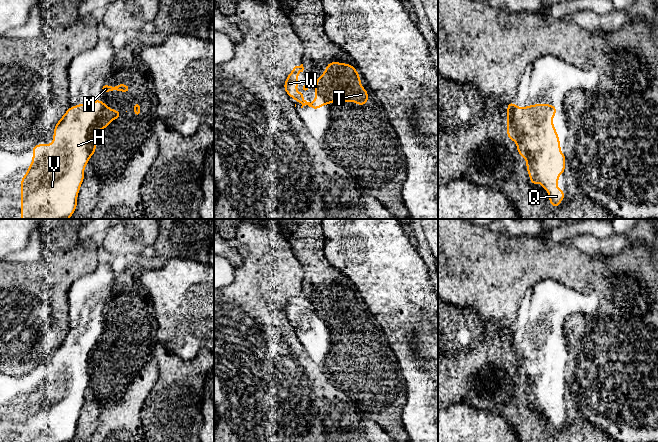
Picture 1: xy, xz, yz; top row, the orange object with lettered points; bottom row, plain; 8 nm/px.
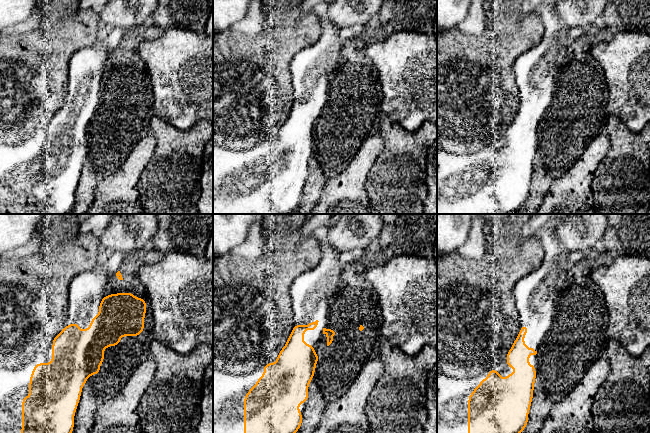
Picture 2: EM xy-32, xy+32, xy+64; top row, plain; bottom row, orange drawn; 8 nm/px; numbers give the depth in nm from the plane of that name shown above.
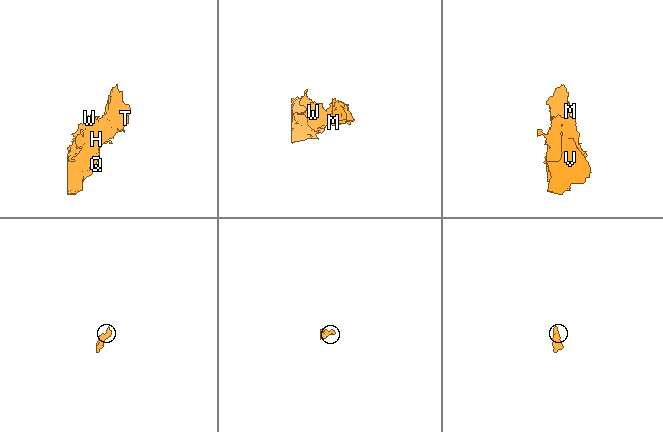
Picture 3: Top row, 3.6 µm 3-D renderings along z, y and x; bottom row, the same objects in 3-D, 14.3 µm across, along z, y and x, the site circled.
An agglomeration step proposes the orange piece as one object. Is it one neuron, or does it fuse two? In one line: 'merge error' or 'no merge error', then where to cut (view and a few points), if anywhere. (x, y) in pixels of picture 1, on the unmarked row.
no merge error; cut none

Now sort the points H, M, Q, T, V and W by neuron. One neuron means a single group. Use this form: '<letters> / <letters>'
H M Q T V W

